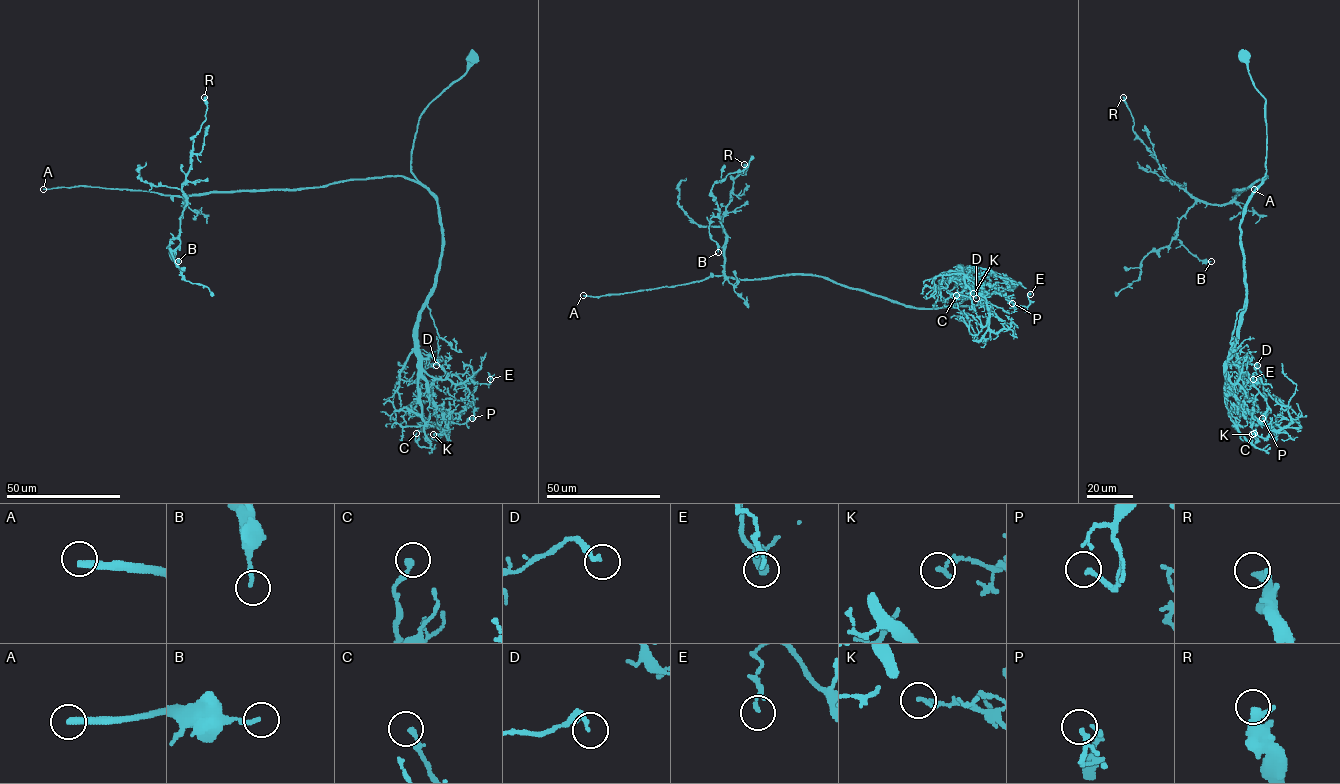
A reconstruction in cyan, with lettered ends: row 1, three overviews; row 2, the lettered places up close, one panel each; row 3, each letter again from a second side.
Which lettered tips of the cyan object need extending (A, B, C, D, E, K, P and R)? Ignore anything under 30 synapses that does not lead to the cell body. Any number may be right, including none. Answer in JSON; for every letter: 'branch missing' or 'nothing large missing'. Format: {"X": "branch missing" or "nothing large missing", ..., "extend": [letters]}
{"A": "branch missing", "B": "nothing large missing", "C": "nothing large missing", "D": "nothing large missing", "E": "nothing large missing", "K": "nothing large missing", "P": "nothing large missing", "R": "nothing large missing", "extend": ["A"]}

